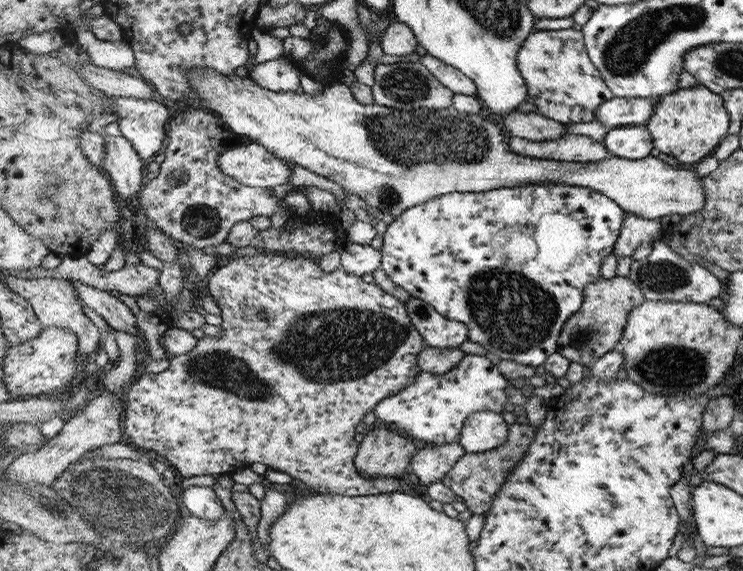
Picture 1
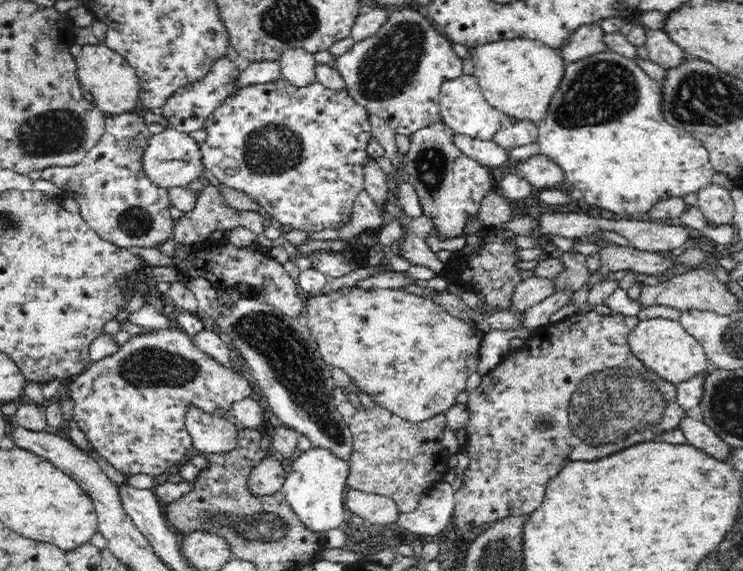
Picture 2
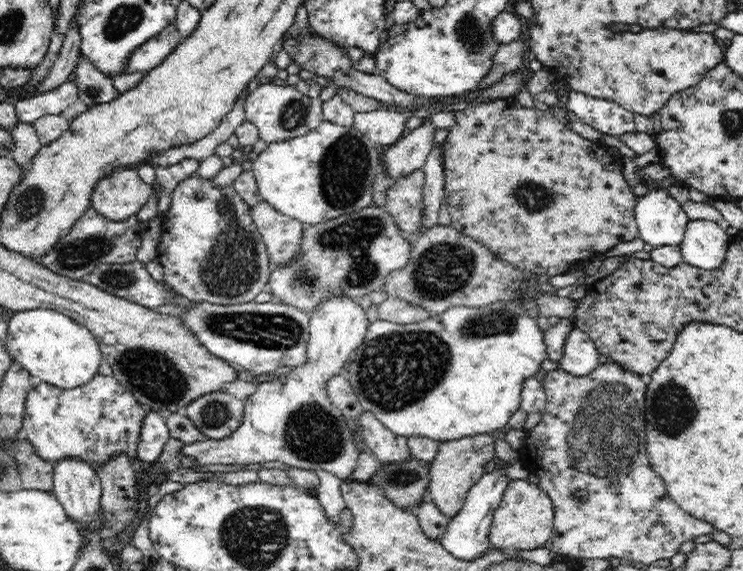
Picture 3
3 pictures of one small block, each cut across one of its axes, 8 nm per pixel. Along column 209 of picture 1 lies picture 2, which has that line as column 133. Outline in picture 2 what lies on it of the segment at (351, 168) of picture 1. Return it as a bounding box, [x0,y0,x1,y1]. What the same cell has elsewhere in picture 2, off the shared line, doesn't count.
[75,42,139,115]

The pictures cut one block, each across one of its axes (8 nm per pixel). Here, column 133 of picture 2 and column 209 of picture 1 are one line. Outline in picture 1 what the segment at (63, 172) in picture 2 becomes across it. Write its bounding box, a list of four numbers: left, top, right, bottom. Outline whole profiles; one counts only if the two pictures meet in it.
[138,108,289,250]

